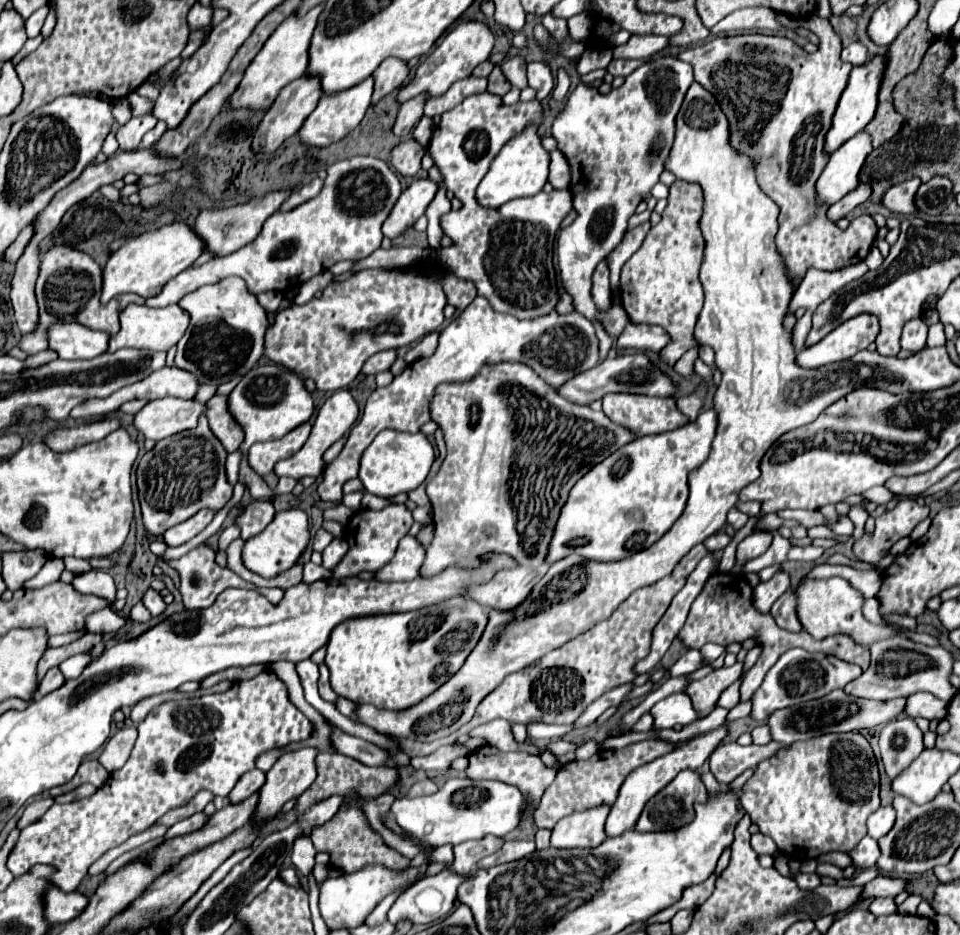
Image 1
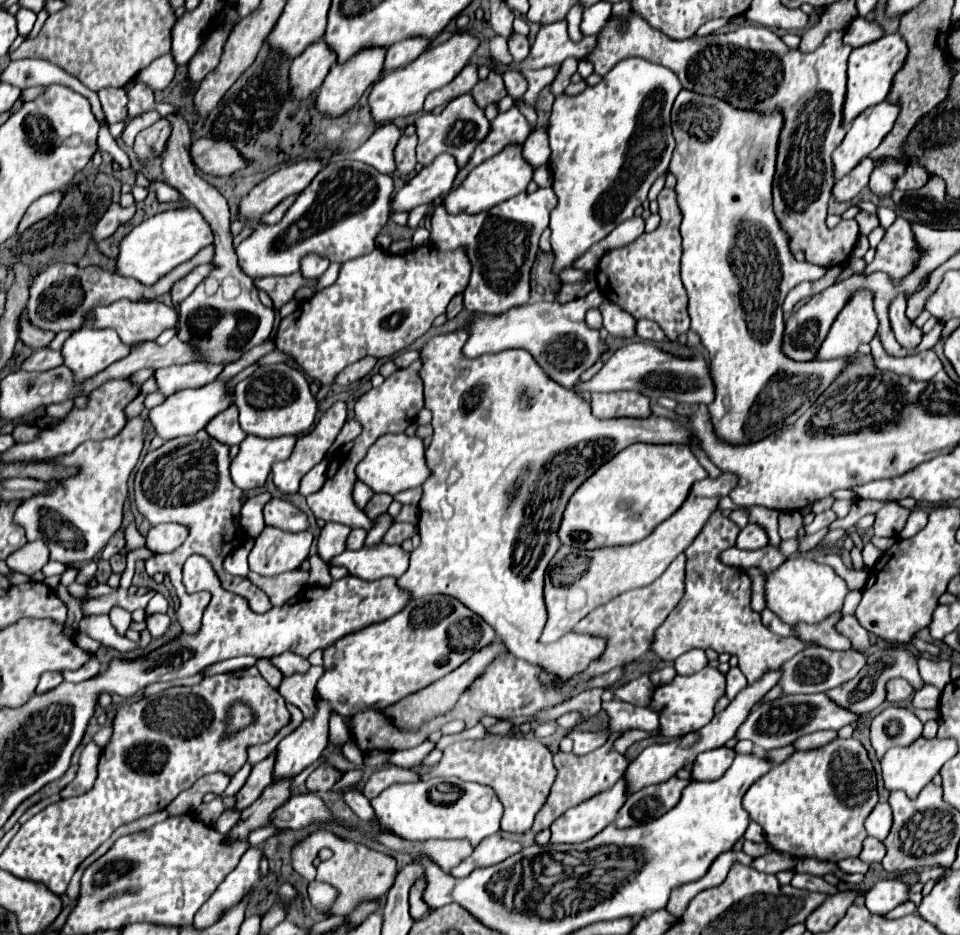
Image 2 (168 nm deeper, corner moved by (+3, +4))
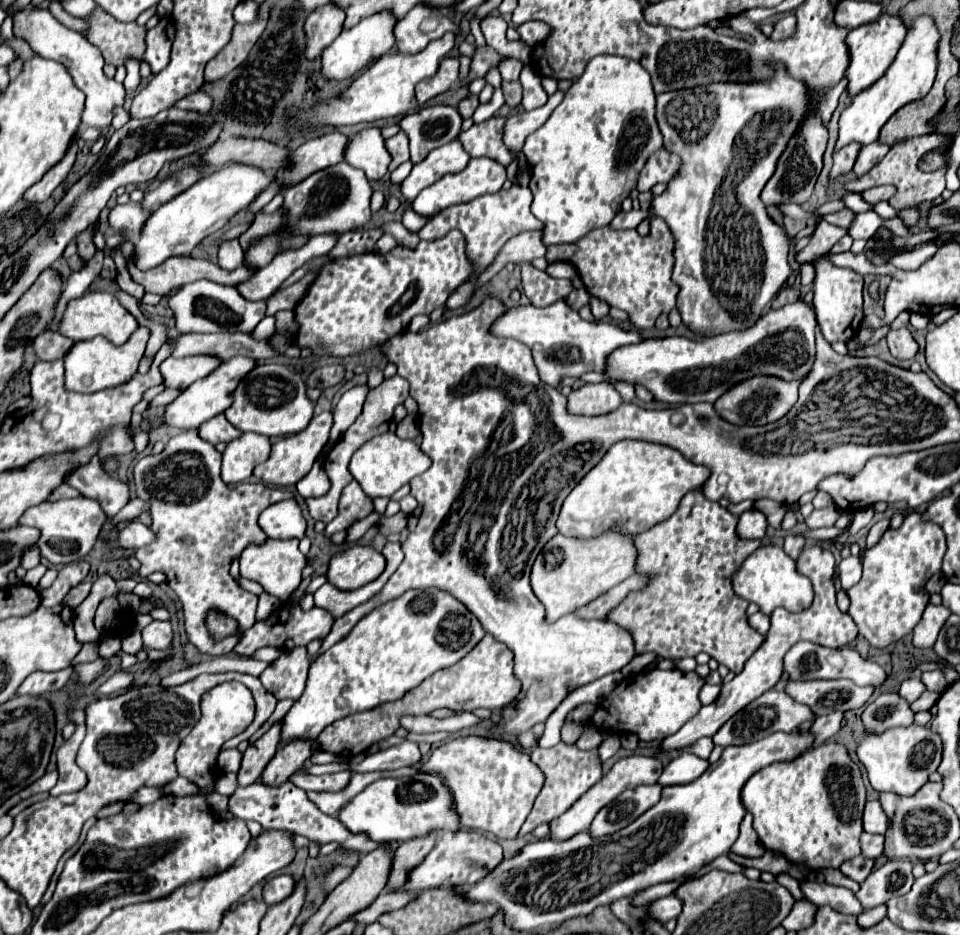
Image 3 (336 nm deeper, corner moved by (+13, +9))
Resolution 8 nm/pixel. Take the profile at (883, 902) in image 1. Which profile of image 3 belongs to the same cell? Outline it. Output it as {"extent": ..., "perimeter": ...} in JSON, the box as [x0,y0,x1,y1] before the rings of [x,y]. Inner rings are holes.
{"extent":[857,859,915,909],"perimeter":[[[889,859],[861,883],[857,899],[865,909],[871,909],[887,903],[895,895],[905,895],[915,881],[911,869],[913,863],[909,859]]]}

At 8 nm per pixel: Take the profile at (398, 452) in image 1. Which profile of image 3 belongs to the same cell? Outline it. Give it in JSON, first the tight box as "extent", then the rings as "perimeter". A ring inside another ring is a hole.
{"extent":[349,433,431,499],"perimeter":[[[385,433],[385,435],[373,437],[365,445],[361,445],[361,451],[357,451],[357,455],[353,455],[349,469],[355,477],[355,481],[365,491],[365,495],[375,499],[375,497],[391,497],[413,477],[427,471],[429,465],[431,465],[431,459],[413,441],[399,439],[395,433]]]}

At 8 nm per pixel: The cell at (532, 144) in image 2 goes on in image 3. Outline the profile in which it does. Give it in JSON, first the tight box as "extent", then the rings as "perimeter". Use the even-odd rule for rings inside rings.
{"extent":[503,91,563,184],"perimeter":[[[557,91],[557,93],[553,93],[553,95],[549,97],[549,101],[547,101],[543,107],[533,109],[533,111],[521,111],[517,113],[517,115],[510,115],[507,121],[505,121],[507,125],[503,127],[503,143],[505,143],[513,157],[513,161],[506,168],[507,179],[510,180],[512,184],[516,183],[517,154],[521,151],[525,139],[527,139],[531,133],[535,133],[535,131],[549,119],[549,115],[551,115],[553,109],[561,103],[561,99],[563,99],[563,93]]]}

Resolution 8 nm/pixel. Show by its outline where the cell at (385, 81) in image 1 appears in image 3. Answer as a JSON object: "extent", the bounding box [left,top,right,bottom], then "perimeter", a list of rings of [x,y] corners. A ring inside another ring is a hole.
{"extent":[395,3,455,53],"perimeter":[[[419,3],[395,25],[397,51],[399,53],[421,51],[433,39],[439,39],[447,31],[453,31],[453,29],[455,29],[453,21],[449,21],[449,17],[441,15],[439,9]],[[427,23],[431,23],[431,27]]]}

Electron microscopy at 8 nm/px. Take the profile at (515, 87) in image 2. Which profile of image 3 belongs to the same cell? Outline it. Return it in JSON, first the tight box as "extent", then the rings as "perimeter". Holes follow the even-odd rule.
{"extent":[503,81,523,107],"perimeter":[[[503,81],[505,105],[509,105],[509,107],[517,107],[517,105],[521,103],[521,91],[523,91],[523,87],[521,87],[519,81],[515,81],[515,83],[507,83],[507,81]]]}

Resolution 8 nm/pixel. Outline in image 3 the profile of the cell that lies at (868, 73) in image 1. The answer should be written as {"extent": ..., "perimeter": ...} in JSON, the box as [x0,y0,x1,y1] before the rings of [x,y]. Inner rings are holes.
{"extent":[845,13,905,95],"perimeter":[[[883,13],[873,23],[865,23],[849,31],[847,45],[851,53],[851,63],[845,73],[845,77],[849,79],[847,87],[849,95],[861,93],[865,87],[871,87],[877,79],[881,79],[885,69],[889,69],[889,63],[893,63],[893,55],[897,55],[897,47],[901,47],[903,37],[905,37],[905,23],[901,21],[899,15],[887,15],[887,13]]]}

